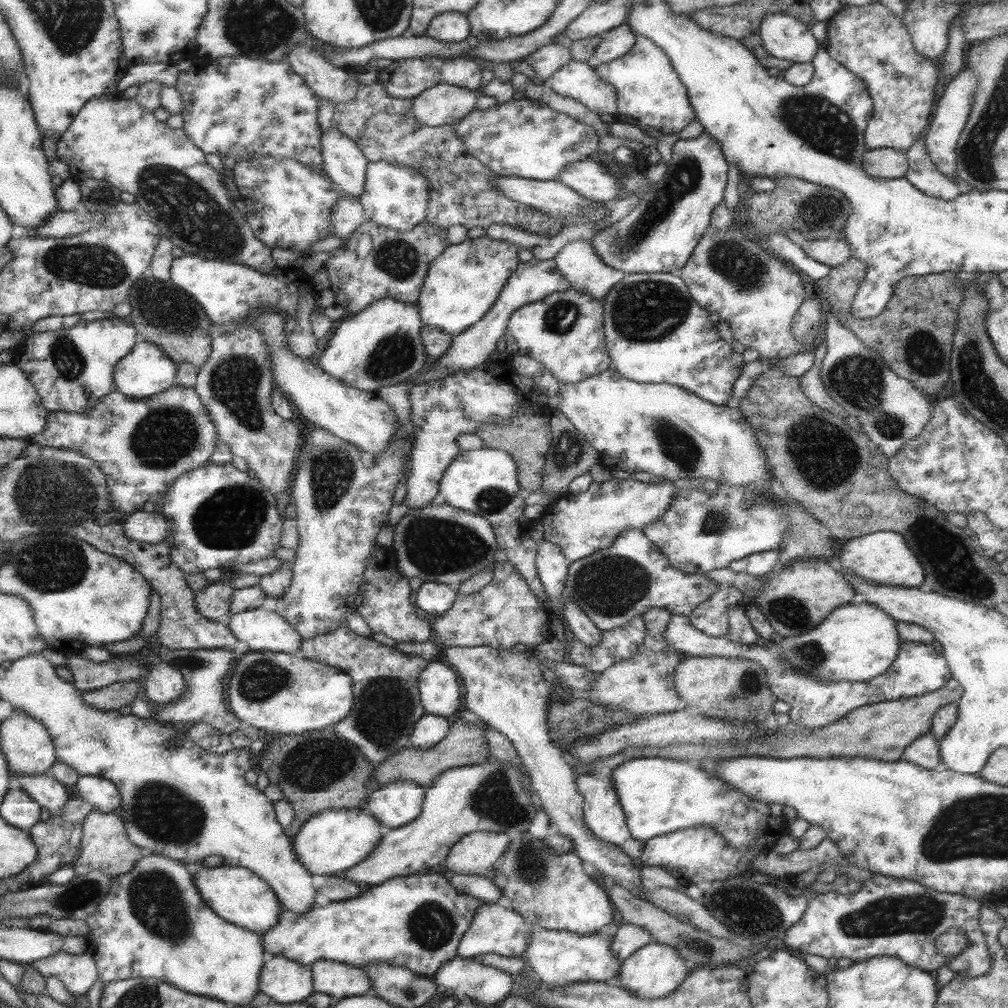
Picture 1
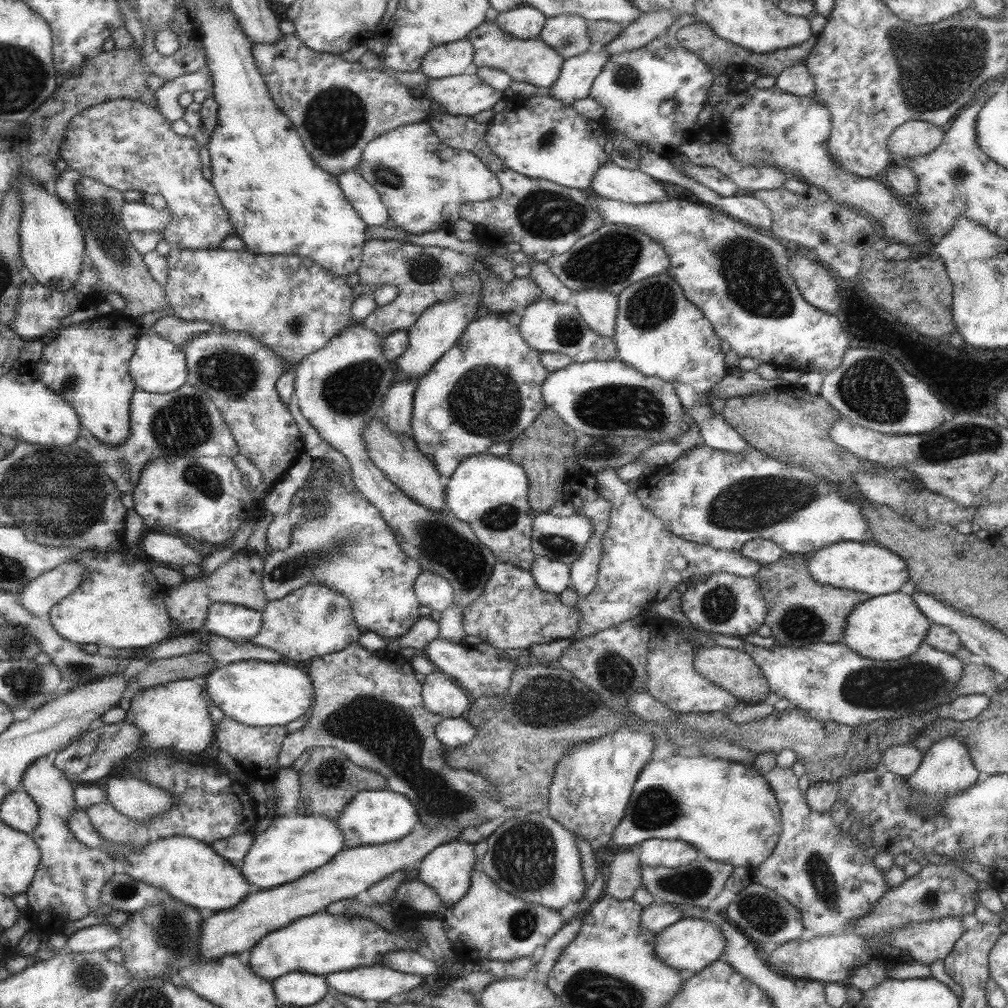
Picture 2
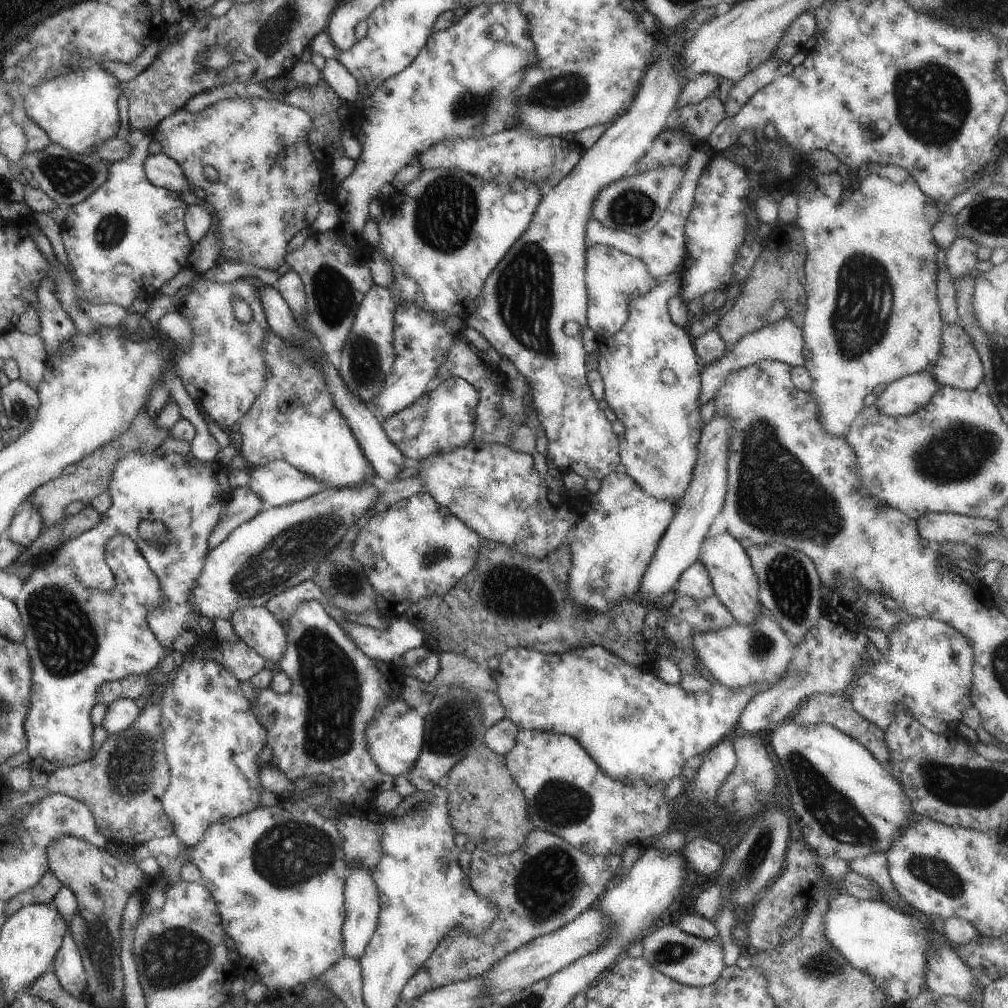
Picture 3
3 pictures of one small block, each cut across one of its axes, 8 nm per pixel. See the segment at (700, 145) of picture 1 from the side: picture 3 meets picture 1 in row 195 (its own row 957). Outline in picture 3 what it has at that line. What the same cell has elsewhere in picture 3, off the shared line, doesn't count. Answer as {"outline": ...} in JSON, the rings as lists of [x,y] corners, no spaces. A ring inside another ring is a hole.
{"outline":[[[661,926],[655,930],[649,930],[641,940],[643,946],[643,958],[661,974],[671,978],[673,982],[679,982],[683,986],[691,988],[705,988],[713,984],[723,968],[727,966],[723,960],[723,946],[715,940],[697,938],[691,934],[681,932],[677,926]]]}

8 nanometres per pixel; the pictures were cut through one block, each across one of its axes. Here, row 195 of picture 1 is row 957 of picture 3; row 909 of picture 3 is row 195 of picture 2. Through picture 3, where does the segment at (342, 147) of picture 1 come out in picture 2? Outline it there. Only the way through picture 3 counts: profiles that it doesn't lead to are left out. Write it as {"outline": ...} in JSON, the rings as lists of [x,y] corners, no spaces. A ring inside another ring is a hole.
{"outline":[[[349,170],[337,176],[337,184],[347,202],[351,202],[353,210],[359,214],[359,218],[367,224],[367,228],[387,224],[389,210],[381,200],[381,194],[357,170]]]}

